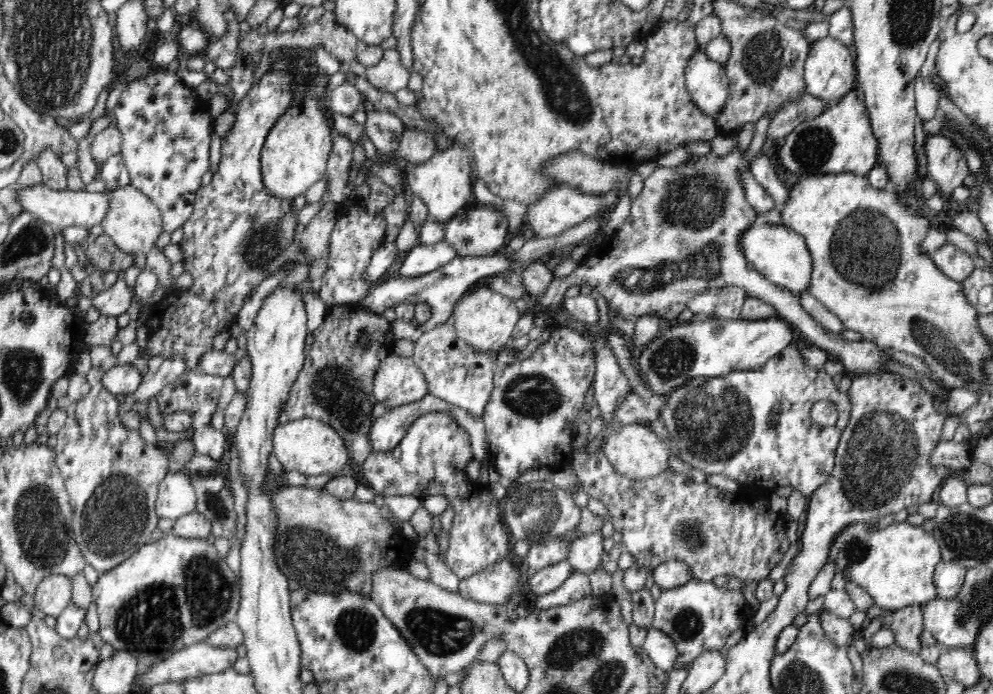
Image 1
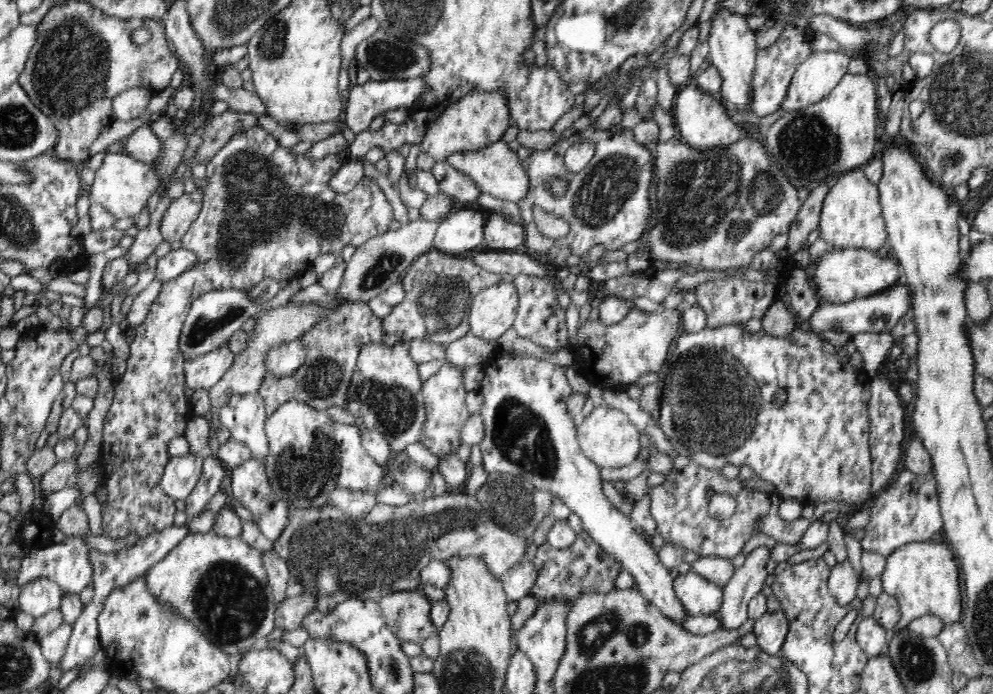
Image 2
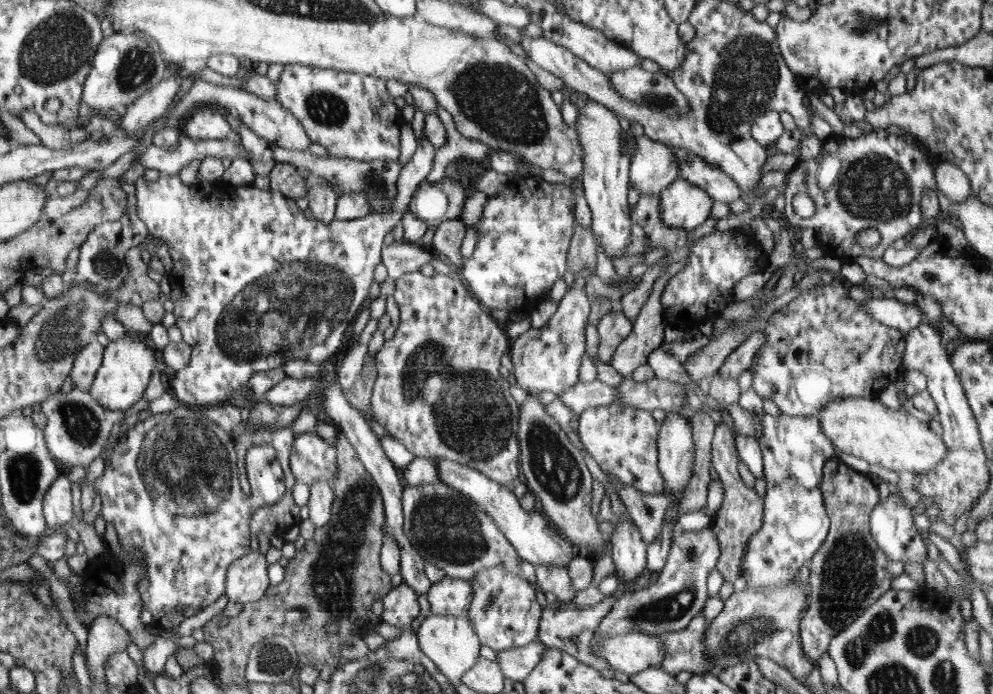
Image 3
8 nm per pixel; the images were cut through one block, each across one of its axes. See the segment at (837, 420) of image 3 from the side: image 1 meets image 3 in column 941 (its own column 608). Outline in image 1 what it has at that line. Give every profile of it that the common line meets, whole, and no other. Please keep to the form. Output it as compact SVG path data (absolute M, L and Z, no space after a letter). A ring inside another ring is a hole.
M636 423L619 426L611 432L603 444L603 455L617 473L628 475L631 479L649 479L669 470L670 449L667 444L650 428Z

